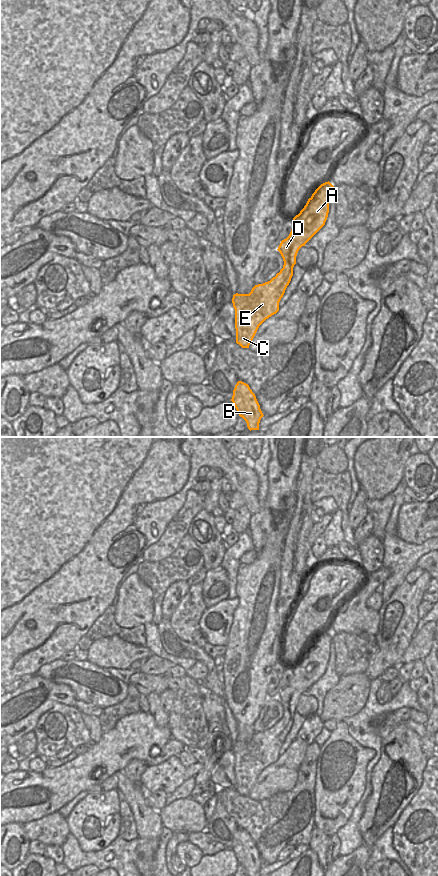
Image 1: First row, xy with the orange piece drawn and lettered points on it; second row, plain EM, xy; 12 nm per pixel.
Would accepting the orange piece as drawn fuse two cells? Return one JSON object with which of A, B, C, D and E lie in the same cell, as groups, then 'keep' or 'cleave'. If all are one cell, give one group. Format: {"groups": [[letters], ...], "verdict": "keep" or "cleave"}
{"groups": [["A", "B", "C", "D", "E"]], "verdict": "keep"}

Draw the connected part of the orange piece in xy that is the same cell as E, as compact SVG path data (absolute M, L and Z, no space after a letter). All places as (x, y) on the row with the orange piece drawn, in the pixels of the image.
M329 181L321 184L293 218L293 229L277 249L284 261L280 272L270 281L255 285L249 294L233 295L236 343L242 348L249 348L259 326L279 311L279 302L293 276L299 249L325 225L333 187Z

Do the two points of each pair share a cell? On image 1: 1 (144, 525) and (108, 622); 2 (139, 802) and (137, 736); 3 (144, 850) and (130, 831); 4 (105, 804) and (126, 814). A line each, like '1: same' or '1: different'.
1: different
2: different
3: different
4: different

